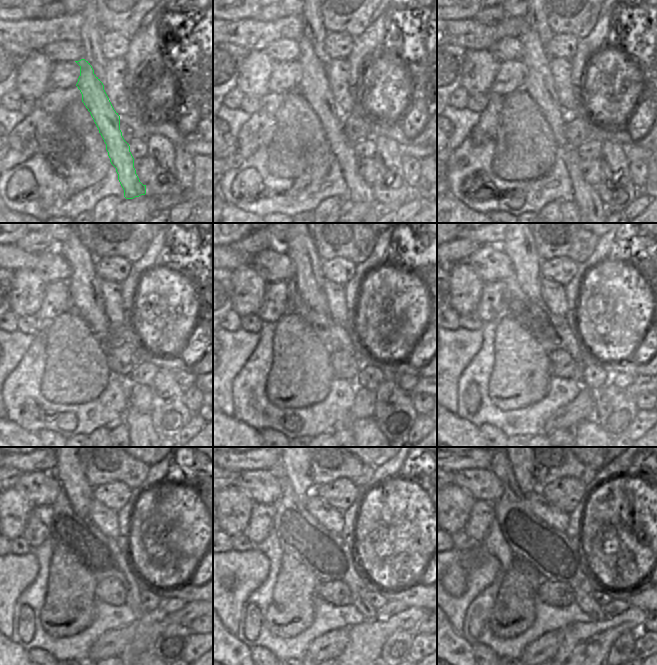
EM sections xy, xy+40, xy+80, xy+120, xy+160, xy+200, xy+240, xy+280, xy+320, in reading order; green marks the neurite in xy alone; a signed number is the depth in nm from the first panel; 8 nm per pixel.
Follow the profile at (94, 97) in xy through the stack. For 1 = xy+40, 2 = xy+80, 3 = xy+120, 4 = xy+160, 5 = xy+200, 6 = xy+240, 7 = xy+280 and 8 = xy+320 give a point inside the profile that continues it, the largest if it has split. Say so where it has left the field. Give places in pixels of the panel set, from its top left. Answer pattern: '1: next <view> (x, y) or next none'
1: next xy+40 (314, 86)
2: next xy+80 (539, 84)
3: next xy+120 (84, 283)
4: next xy+160 (300, 247)
5: next xy+200 (519, 245)
6: next xy+240 (70, 470)
7: next xy+280 (297, 467)
8: next xy+320 (523, 467)

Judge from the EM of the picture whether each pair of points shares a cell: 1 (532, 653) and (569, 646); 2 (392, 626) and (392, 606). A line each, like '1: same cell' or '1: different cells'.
1: different cells
2: different cells

